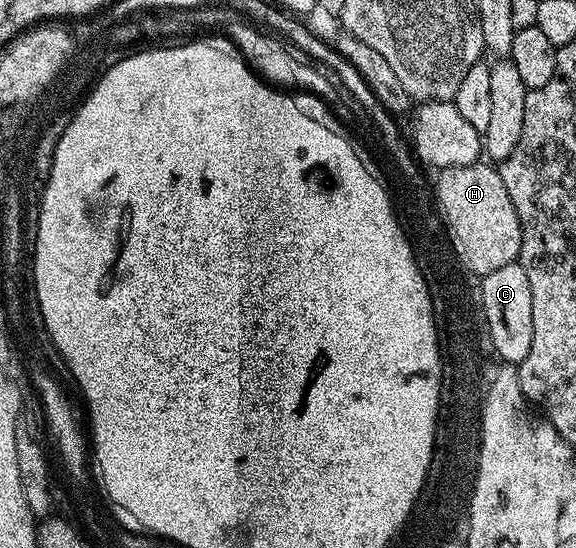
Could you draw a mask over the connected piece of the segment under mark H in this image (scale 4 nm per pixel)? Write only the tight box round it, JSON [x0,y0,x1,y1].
[436,162,521,278]

